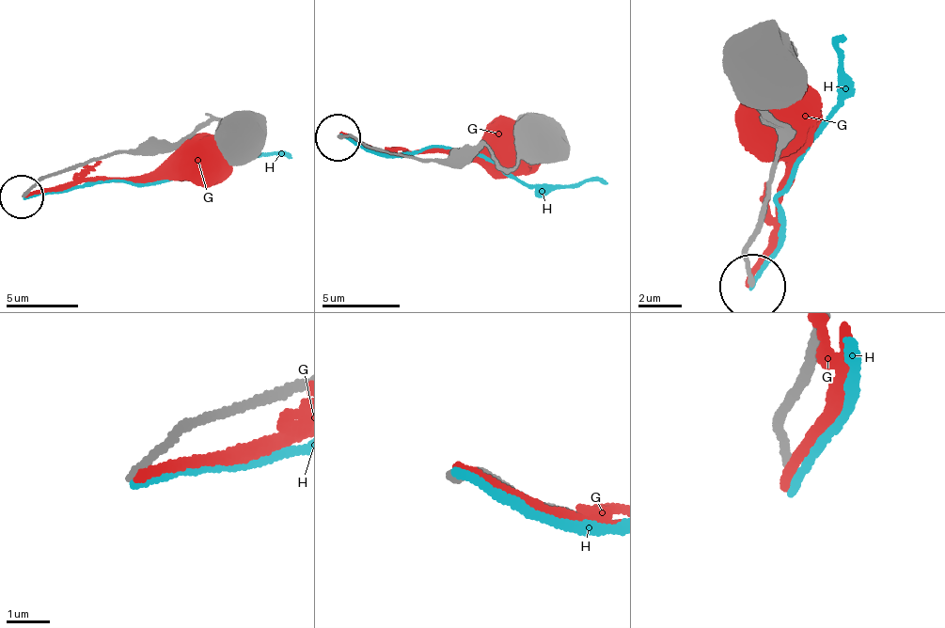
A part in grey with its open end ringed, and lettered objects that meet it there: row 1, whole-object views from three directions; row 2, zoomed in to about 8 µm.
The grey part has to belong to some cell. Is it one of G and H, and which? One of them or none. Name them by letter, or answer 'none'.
none

